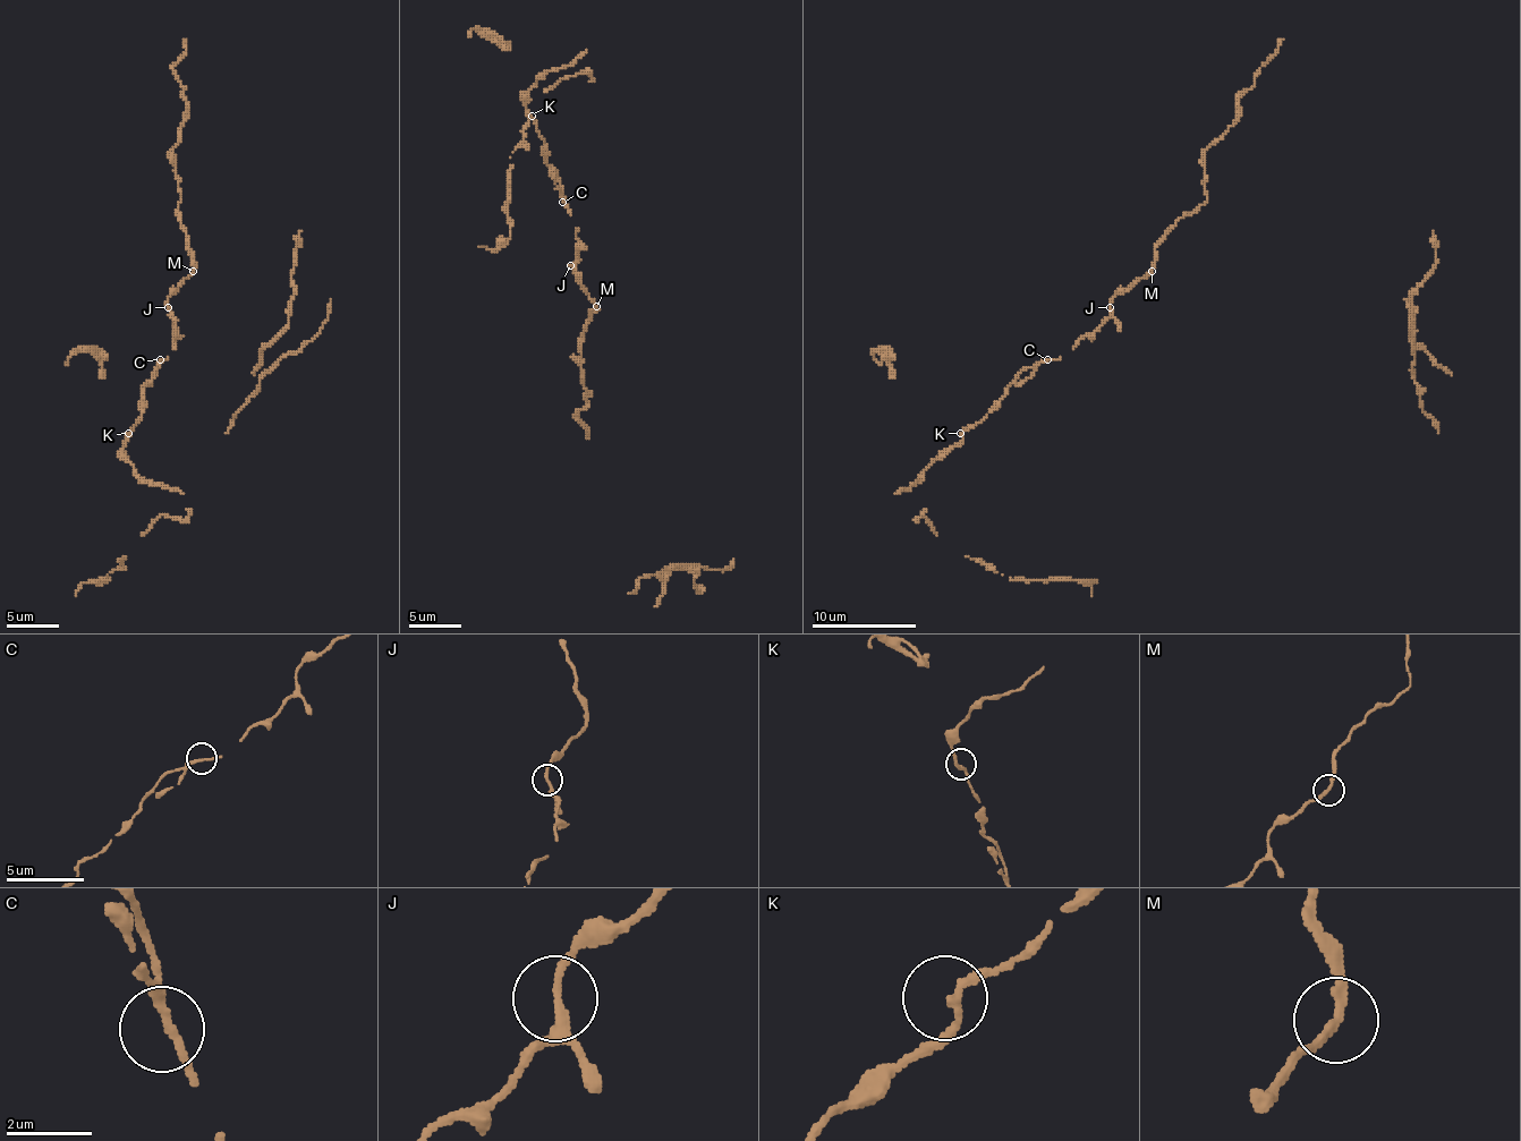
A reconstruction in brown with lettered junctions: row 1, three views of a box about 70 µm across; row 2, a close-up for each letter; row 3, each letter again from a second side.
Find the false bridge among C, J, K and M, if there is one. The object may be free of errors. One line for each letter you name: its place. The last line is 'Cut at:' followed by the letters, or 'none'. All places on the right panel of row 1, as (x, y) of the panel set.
M: Place: (1152, 271)
Cut at: M

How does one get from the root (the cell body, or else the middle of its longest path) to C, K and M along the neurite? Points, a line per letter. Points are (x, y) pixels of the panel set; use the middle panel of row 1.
C: (570, 265), (578, 260), (578, 239), (562, 202)
K: (570, 265), (578, 260), (576, 228), (560, 178), (546, 162), (546, 144), (532, 116)
M: (570, 265), (581, 289), (596, 307)

